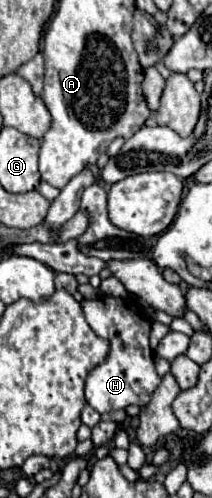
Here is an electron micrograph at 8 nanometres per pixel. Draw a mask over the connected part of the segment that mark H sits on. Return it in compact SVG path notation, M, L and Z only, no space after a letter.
M99 296L95 300L83 300L81 306L87 324L95 330L95 334L111 342L111 352L107 360L101 366L97 366L85 382L87 404L93 406L99 414L125 410L131 404L143 408L151 400L155 388L161 382L161 378L155 372L153 352L149 348L151 318L139 306L115 296Z

